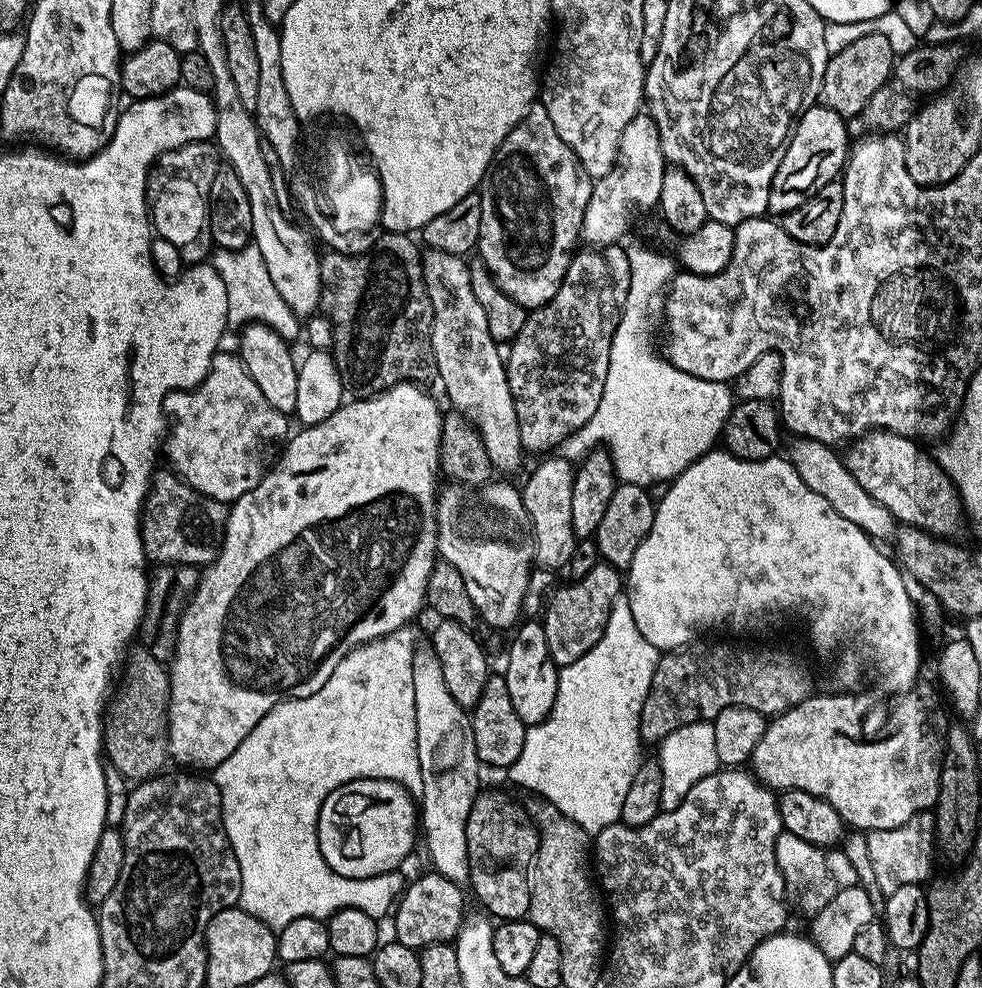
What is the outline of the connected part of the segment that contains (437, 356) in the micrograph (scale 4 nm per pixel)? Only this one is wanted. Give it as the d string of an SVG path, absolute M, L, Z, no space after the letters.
M428 248L423 253L424 285L432 307L432 345L439 383L444 383L444 392L455 411L476 429L485 444L486 454L493 469L500 472L516 472L524 464L526 449L520 441L518 414L515 413L514 398L511 397L507 380L505 357L499 352L498 341L490 338L490 326L486 326L486 313L478 303L478 297L470 286L470 264L463 256L446 254L442 250Z

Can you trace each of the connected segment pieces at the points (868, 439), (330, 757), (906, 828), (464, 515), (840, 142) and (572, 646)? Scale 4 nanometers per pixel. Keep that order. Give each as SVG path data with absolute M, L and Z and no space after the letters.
M873 430L865 432L863 436L851 441L843 453L842 459L846 470L854 474L858 486L874 498L874 502L882 502L886 510L890 510L893 521L901 522L912 528L921 528L923 532L931 532L934 536L941 538L956 538L960 527L966 524L966 513L964 504L960 500L960 491L952 483L950 477L945 474L935 459L932 460L923 452L921 445L910 436L899 436L893 432Z
M408 626L399 628L391 632L389 636L384 636L380 640L371 640L369 644L363 644L350 654L346 654L346 658L342 658L342 662L338 662L338 666L334 666L334 674L330 674L330 678L326 678L326 686L322 686L322 690L318 690L318 694L310 694L310 698L283 700L281 704L274 706L270 710L270 714L266 714L266 718L262 718L262 722L258 722L258 726L254 726L254 730L250 730L250 734L246 734L246 738L242 738L238 750L234 750L234 754L230 754L230 758L226 758L226 762L222 762L214 769L214 779L222 798L224 829L228 835L230 846L234 850L234 858L238 858L238 870L242 874L239 907L254 914L254 918L262 921L267 928L273 930L285 928L290 926L290 922L294 922L294 918L318 918L327 921L329 916L343 908L357 908L380 922L383 921L383 916L387 912L389 915L393 911L394 905L404 894L406 879L404 880L403 871L400 870L387 872L374 878L342 878L342 874L330 870L330 866L326 864L326 858L322 858L322 850L318 846L318 814L322 802L326 802L326 798L334 790L338 790L338 786L346 786L346 782L355 780L393 780L406 789L412 797L422 796L422 766L418 762L418 730L416 729L416 710L414 708L414 658L418 641L416 641L415 634L411 632L412 630Z
M931 811L920 812L910 822L894 826L894 830L874 830L867 833L870 850L870 867L874 870L874 882L887 898L901 886L923 885L932 872L932 859L937 859L936 817Z
M498 479L468 491L455 482L449 483L449 488L439 489L436 502L436 546L442 559L454 566L458 574L462 574L462 582L466 582L466 594L470 594L470 602L474 602L479 619L485 620L492 628L511 629L521 619L520 611L528 596L528 571L534 568L536 537L532 535L532 521L528 519L521 489L517 485L515 488L512 484L503 484Z
M823 106L807 108L797 119L789 137L782 162L778 162L778 174L770 186L768 212L783 214L798 210L812 193L822 190L843 173L845 163L850 155L850 139L845 117Z
M595 564L590 574L577 576L571 582L573 584L562 585L549 598L542 615L550 658L560 668L570 666L570 662L578 662L578 658L582 658L582 654L586 654L586 650L590 650L594 642L602 638L612 613L614 598L622 595L622 572L612 564Z

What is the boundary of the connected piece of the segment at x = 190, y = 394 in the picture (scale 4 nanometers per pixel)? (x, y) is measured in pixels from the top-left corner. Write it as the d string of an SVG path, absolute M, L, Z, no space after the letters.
M217 351L206 378L198 387L190 388L187 392L171 392L164 399L164 414L170 421L166 432L166 456L168 452L168 460L173 465L169 465L194 490L215 500L231 502L242 498L242 494L254 490L254 486L262 482L269 468L276 463L290 431L289 417L266 402L266 394L258 390L239 355L235 351L224 351Z

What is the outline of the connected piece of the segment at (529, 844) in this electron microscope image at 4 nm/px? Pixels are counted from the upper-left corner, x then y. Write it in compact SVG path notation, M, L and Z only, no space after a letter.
M481 791L476 797L466 826L466 840L468 842L468 869L470 871L470 885L476 891L480 904L489 917L497 921L523 920L529 915L532 907L532 882L530 869L532 861L536 859L536 852L540 848L540 834L536 825L528 817L523 803L518 799L508 800L504 792Z

